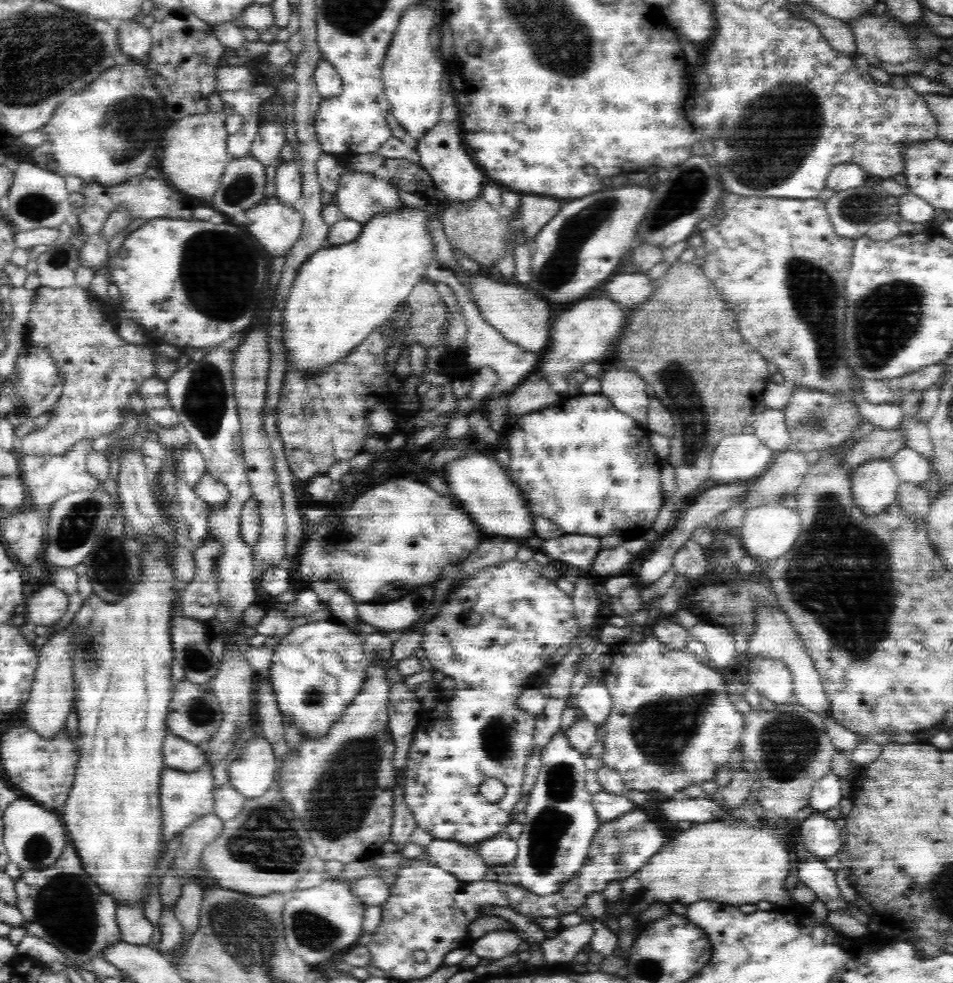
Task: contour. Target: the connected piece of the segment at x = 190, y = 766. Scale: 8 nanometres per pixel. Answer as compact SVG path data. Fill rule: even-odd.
M168 733L163 740L163 763L180 772L196 772L206 764L203 748Z

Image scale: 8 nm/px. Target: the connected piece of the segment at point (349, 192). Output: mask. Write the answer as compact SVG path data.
M343 163L346 170L342 172L338 191L334 195L337 205L348 219L354 219L358 222L368 222L374 214L384 212L384 210L392 210L394 206L400 206L399 190L392 187L384 179L378 178L376 174L364 173L362 171L350 170L348 164Z

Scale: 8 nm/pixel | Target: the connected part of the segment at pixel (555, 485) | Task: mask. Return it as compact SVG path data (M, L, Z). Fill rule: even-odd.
M580 393L573 397L565 397L557 404L548 408L538 409L518 418L513 429L504 438L506 448L510 452L510 463L508 468L513 477L516 477L516 484L520 485L520 491L524 491L528 497L528 506L536 515L550 519L567 534L580 534L602 538L609 535L618 535L624 541L632 538L642 538L650 529L653 529L654 521L658 517L659 510L663 507L662 484L660 483L660 469L662 460L658 458L654 450L650 450L649 431L640 426L635 418L628 416L625 412L612 406L611 400L601 393L586 394Z

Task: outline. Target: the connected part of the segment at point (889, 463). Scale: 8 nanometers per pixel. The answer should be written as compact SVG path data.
M874 457L852 472L852 499L867 516L878 516L897 498L900 486L892 458Z

